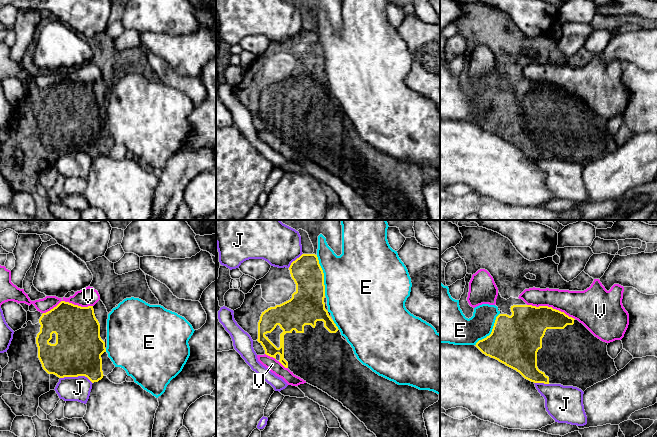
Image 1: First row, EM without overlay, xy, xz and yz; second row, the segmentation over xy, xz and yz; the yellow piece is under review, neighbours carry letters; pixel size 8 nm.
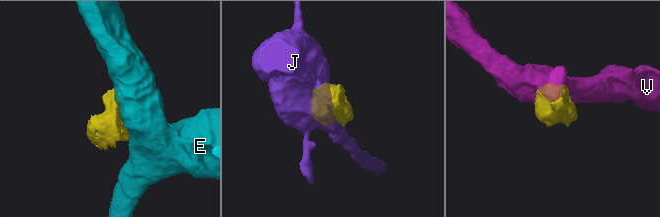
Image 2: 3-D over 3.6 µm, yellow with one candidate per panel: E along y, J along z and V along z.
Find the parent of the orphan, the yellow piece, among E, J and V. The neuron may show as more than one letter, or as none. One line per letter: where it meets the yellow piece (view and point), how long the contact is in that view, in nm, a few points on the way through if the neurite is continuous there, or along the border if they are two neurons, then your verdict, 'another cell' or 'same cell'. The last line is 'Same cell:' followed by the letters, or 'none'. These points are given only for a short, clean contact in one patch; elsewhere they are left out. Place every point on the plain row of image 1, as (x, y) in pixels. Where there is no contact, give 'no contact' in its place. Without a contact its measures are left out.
E: xz (323, 51) | 340 nm | another cell
J: xy (76, 152) | 260 nm | another cell
V: xy (67, 78) | 400 nm | another cell
Same cell: none

